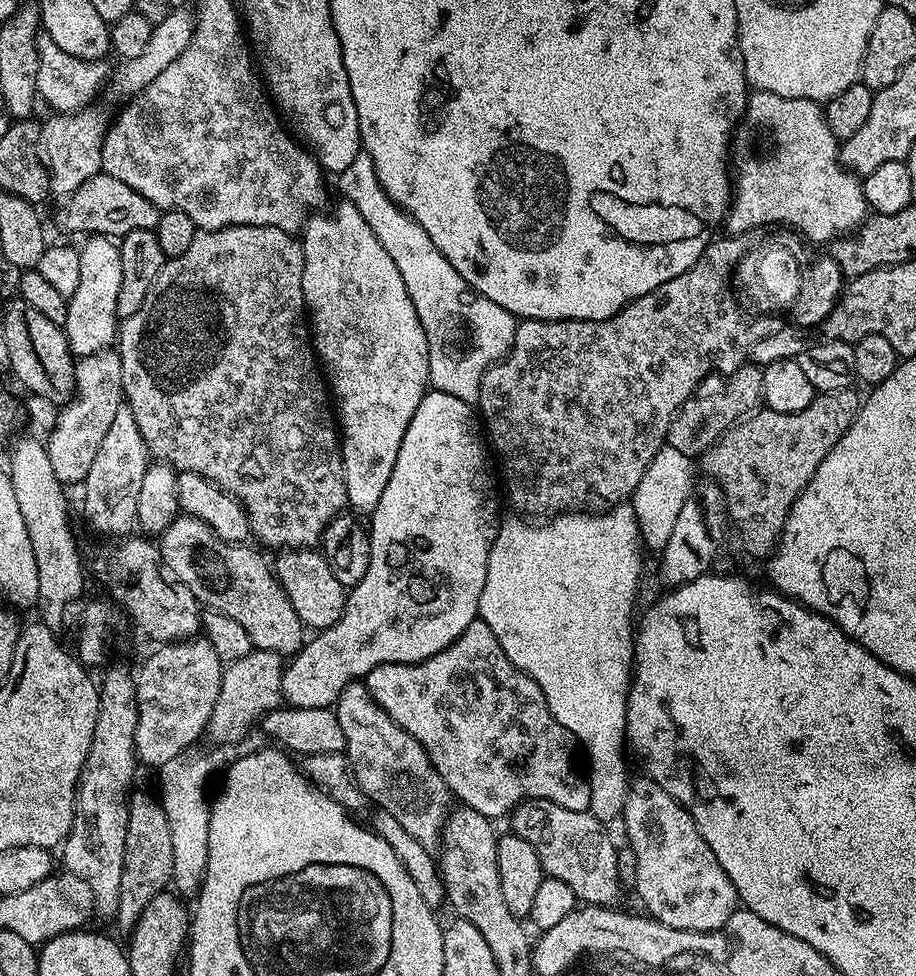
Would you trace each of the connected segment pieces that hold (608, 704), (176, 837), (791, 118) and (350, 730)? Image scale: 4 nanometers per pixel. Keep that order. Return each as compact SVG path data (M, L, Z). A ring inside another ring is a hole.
M621 502L619 504L611 505L608 512L588 512L589 510L565 510L549 519L547 522L529 522L524 518L516 518L520 520L505 519L500 525L498 534L492 543L492 549L488 555L488 565L486 566L486 586L482 590L482 598L480 599L480 611L478 613L479 619L486 622L486 626L490 626L490 630L494 630L494 638L498 638L498 642L502 646L502 650L506 654L506 658L510 658L510 662L518 670L522 670L530 678L534 678L534 682L538 682L538 686L542 690L542 694L546 698L546 706L550 706L550 714L554 714L554 718L558 718L558 722L562 726L566 726L566 730L571 736L576 737L579 747L588 755L588 772L586 768L586 779L590 786L590 806L588 811L592 815L598 817L601 822L609 822L608 820L619 821L624 815L625 796L628 793L628 786L630 783L630 775L628 776L628 768L624 765L624 752L626 748L626 737L624 731L626 730L626 706L628 705L628 685L632 683L632 670L634 667L634 616L632 620L632 607L636 604L636 587L640 584L640 550L642 551L642 541L640 539L640 532L638 526L638 518L635 517L635 512L632 509L631 503Z
M208 746L208 749L200 747L178 754L178 758L170 758L170 762L159 765L158 768L160 772L158 799L166 814L166 822L170 822L170 842L174 846L174 866L170 884L184 898L195 898L200 895L200 887L206 874L210 804L207 799L204 801L204 787L207 786L208 779L216 771L219 773L230 760L223 747Z
M759 90L753 91L749 95L748 105L744 108L744 114L740 117L740 123L734 129L734 139L730 144L730 160L734 165L734 195L730 201L726 217L726 228L729 233L748 234L751 233L751 228L760 228L763 224L772 224L768 226L787 226L789 229L803 234L809 241L812 239L831 242L855 232L869 215L870 209L864 197L864 186L861 177L854 172L849 172L840 163L840 144L836 139L836 135L832 132L832 127L828 124L825 109L815 100L782 98L782 94L770 94Z
M367 683L346 685L336 699L334 711L342 725L342 734L346 734L344 752L356 785L371 803L373 800L376 808L394 814L394 818L398 818L422 846L435 849L435 844L437 847L441 843L442 829L450 815L450 793L424 747L409 732L402 730L382 706L378 706L368 692Z

